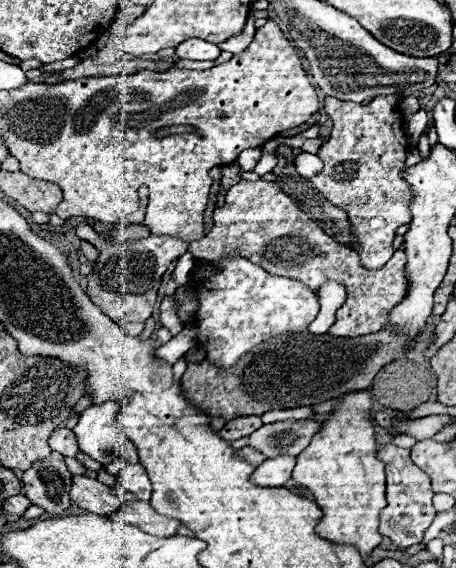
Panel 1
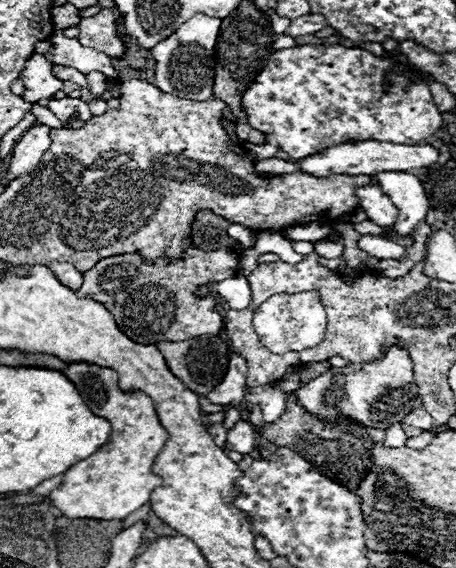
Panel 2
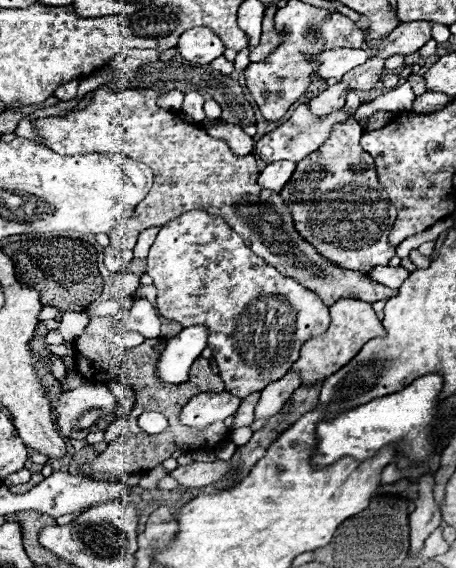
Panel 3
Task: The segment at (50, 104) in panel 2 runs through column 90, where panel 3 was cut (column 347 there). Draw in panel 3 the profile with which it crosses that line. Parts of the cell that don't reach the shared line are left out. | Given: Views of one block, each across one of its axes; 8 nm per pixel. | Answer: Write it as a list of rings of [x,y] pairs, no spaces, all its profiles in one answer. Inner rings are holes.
[[[298,106],[294,110],[294,114],[290,116],[290,120],[286,120],[282,126],[278,126],[274,132],[266,134],[264,138],[260,138],[254,146],[254,156],[258,160],[264,160],[266,164],[272,164],[272,162],[278,162],[278,160],[292,160],[292,162],[300,162],[304,156],[308,156],[310,152],[314,152],[328,136],[330,136],[330,128],[338,122],[344,122],[350,114],[346,114],[344,110],[336,110],[334,114],[330,114],[328,118],[320,118],[316,120],[308,106]]]

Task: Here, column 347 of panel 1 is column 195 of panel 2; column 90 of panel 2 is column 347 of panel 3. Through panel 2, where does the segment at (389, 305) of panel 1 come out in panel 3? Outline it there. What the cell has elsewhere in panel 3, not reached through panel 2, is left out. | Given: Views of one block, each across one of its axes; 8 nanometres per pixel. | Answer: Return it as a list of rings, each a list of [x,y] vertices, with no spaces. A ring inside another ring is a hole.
[[[108,88],[94,90],[94,100],[88,108],[70,112],[64,118],[42,118],[34,122],[46,146],[58,154],[126,154],[154,170],[152,192],[148,192],[122,228],[110,232],[112,248],[132,250],[142,230],[164,226],[180,214],[198,208],[222,216],[244,242],[252,242],[248,248],[256,256],[264,258],[270,266],[276,266],[280,274],[294,278],[304,288],[316,292],[326,306],[332,306],[332,302],[340,298],[360,298],[374,304],[398,294],[398,290],[372,282],[366,272],[336,266],[318,254],[310,242],[298,236],[292,214],[280,194],[260,188],[258,166],[252,154],[242,158],[234,156],[224,140],[216,140],[206,130],[180,120],[174,112],[162,110],[156,104],[158,96],[160,92],[149,88],[126,88],[118,92]]]

